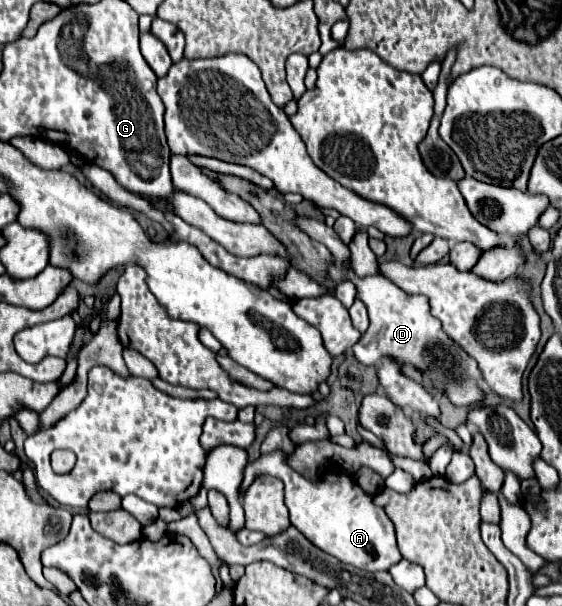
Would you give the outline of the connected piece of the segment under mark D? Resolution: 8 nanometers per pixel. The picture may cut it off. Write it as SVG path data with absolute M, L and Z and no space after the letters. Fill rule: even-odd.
M339 261L327 267L327 277L335 285L351 281L357 289L355 297L359 297L359 301L363 301L369 311L371 325L367 333L363 333L361 339L351 347L359 363L377 365L381 355L389 355L401 363L413 363L427 377L431 375L435 387L445 389L453 405L471 407L483 401L483 391L477 385L477 381L481 379L477 363L469 355L465 355L465 351L455 341L447 339L439 319L435 319L429 311L429 299L425 295L403 293L393 281L383 275L357 277L351 267L345 271Z

